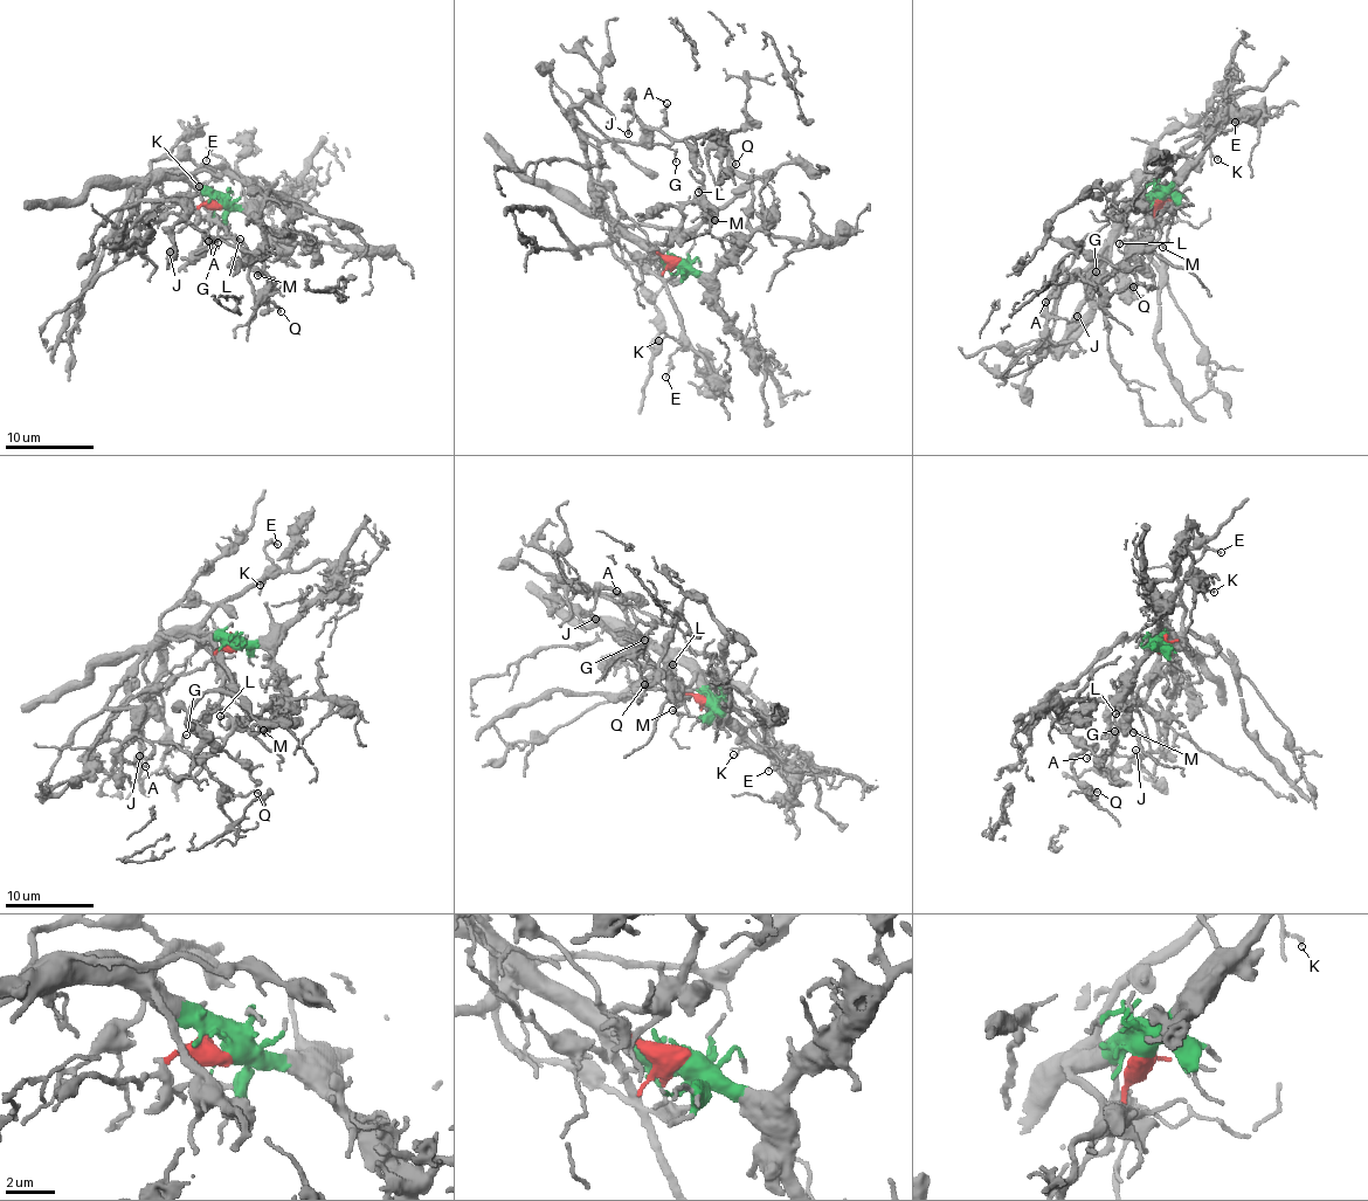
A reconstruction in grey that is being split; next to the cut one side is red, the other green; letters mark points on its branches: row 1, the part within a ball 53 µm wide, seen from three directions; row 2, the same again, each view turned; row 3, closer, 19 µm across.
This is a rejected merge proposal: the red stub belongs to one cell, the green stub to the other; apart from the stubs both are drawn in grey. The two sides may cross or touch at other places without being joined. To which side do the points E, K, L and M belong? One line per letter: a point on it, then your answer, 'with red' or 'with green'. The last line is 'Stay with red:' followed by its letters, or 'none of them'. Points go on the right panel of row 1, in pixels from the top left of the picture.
E: at (1235, 122); with green
K: at (1217, 159); with green
L: at (1119, 243); with green
M: at (1162, 247); with green
Stay with red: none of them

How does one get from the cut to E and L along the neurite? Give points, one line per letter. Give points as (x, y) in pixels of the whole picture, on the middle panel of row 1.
E: (678, 261), (657, 266), (678, 315), (683, 346), (675, 350), (667, 378)
L: (678, 261), (675, 262), (655, 246), (665, 243), (684, 218), (685, 202), (698, 197), (698, 187), (699, 192)

